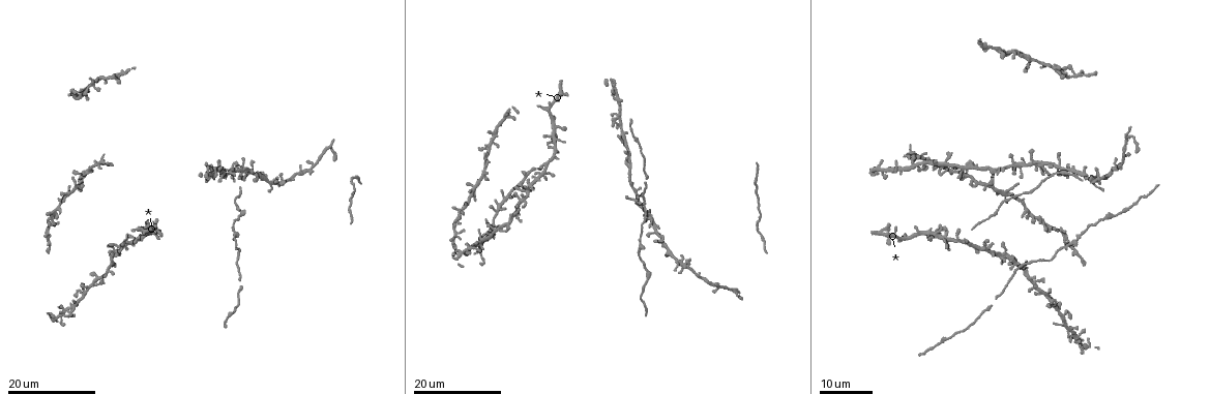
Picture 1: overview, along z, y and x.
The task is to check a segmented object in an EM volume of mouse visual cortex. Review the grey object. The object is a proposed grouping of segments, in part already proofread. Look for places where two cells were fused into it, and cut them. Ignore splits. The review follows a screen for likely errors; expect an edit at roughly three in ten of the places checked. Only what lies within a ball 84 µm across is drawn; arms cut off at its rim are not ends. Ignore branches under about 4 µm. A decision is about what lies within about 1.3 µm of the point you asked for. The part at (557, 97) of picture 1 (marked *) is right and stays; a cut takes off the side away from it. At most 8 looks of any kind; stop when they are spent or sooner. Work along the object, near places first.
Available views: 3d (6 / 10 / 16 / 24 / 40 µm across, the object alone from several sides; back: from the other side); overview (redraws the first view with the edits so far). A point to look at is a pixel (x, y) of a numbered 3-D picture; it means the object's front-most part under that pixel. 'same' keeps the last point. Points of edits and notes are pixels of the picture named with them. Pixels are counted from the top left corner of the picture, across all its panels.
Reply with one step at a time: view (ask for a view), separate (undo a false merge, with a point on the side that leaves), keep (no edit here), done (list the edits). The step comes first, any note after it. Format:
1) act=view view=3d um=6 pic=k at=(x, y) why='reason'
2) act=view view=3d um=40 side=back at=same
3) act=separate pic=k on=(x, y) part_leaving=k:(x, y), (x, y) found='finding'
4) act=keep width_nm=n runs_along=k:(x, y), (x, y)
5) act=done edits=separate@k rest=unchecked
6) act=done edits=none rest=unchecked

act=view view=3d um=16 pic=1 at=(481, 175) why='four or more arms meet'

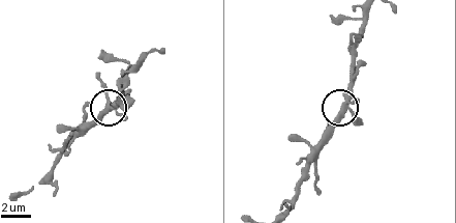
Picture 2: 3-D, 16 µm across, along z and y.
act=view view=3d um=6 pic=2 at=(109, 100)

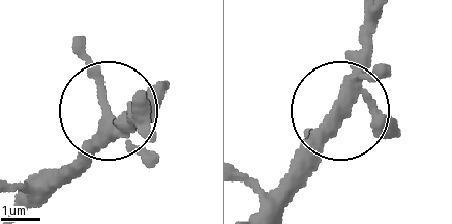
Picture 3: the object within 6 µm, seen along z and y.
act=keep width_nm=310 runs_along=3:(262, 202), (334, 116), (364, 14) found='all the same cell'

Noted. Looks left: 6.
act=view view=3d um=16 pic=1 at=(77, 290)

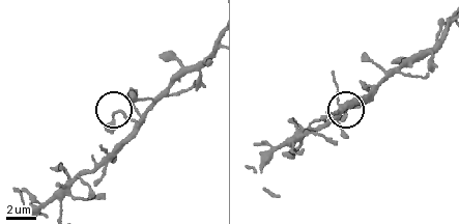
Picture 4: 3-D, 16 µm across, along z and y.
act=view view=3d um=6 pic=4 at=(114, 110)

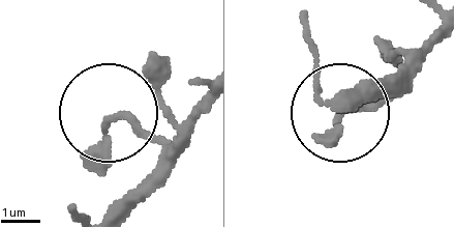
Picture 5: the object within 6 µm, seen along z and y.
act=keep runs_along=5:(206, 104), (170, 140), (110, 117) found='one cell here'

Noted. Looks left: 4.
act=view view=3d um=24 pic=1 at=(271, 182) why='four or more arms meet'

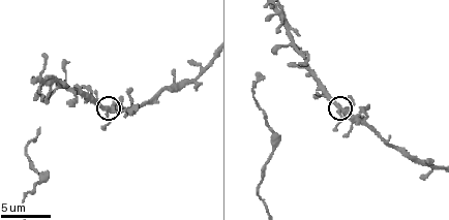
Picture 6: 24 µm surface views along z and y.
act=view view=3d um=10 pic=6 at=(341, 108)

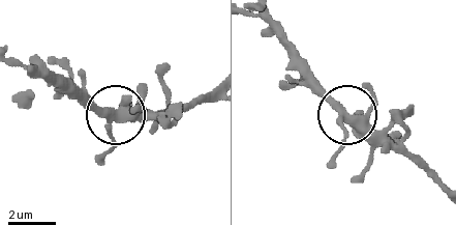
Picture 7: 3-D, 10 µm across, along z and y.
act=keep runs_along=7:(30, 67), (79, 87), (113, 114), (113, 144), (104, 155) found='one cell here'

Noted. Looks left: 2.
act=view view=3d um=16 pic=6 at=(275, 148)

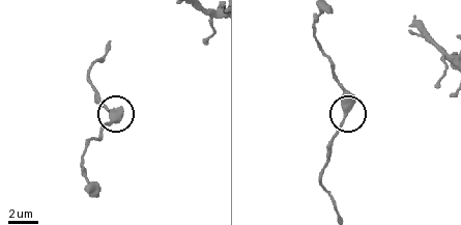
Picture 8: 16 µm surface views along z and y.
act=view view=3d um=6 pic=8 at=(345, 110) why='zoom in'

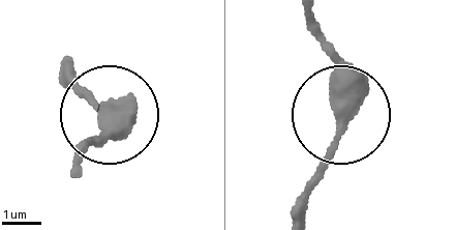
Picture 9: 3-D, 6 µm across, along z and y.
act=keep found='all the same cell'

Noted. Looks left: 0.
act=done edits=none rest=unchecked

